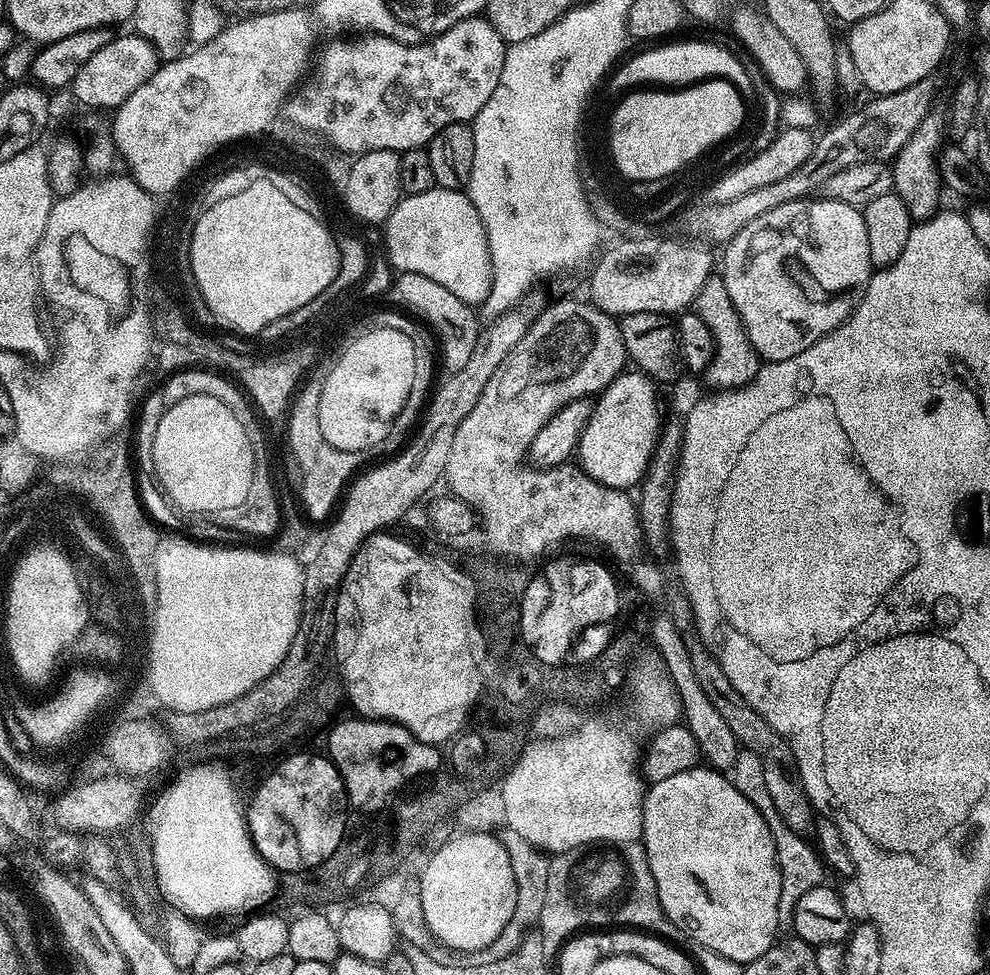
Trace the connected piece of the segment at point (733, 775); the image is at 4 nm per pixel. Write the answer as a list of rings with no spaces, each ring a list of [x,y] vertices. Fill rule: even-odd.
[[[740,750],[737,754],[736,765],[730,771],[730,779],[740,793],[758,809],[764,821],[770,826],[770,834],[774,838],[776,847],[776,861],[782,878],[782,894],[778,894],[778,918],[781,925],[791,925],[792,912],[798,906],[798,898],[802,898],[802,894],[821,887],[825,883],[826,865],[821,860],[819,851],[809,841],[808,845],[804,841],[807,839],[801,833],[790,830],[790,826],[782,822],[778,810],[774,810],[774,802],[770,800],[766,778],[762,776],[762,762],[758,762],[758,754]]]

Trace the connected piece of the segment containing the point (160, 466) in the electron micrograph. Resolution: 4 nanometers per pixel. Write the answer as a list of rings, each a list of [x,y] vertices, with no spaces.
[[[186,398],[177,404],[169,404],[164,409],[164,417],[158,422],[158,430],[154,434],[153,442],[153,473],[155,478],[160,479],[160,484],[164,487],[164,492],[181,508],[184,512],[200,514],[204,508],[222,508],[228,512],[234,506],[240,506],[240,500],[244,500],[244,492],[249,493],[250,486],[248,478],[257,479],[252,475],[252,456],[248,456],[248,440],[244,440],[244,432],[240,432],[240,424],[236,424],[236,419],[228,416],[225,408],[220,408],[217,400],[192,400]]]

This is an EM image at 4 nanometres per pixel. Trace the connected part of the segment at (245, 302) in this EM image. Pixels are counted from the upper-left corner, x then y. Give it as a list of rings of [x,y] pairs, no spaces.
[[[252,184],[248,192],[216,204],[196,228],[195,248],[189,256],[190,259],[196,256],[193,277],[206,306],[214,310],[215,319],[244,336],[252,336],[255,332],[263,333],[295,303],[307,302],[308,296],[316,296],[316,291],[331,279],[336,263],[336,246],[330,242],[330,236],[328,240],[325,228],[310,222],[308,215],[299,212],[298,204],[288,204],[288,200],[284,200],[276,188],[268,188],[268,184]]]

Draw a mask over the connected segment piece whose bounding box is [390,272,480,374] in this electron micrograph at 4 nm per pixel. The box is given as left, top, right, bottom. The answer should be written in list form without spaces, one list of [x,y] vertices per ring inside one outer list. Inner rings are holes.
[[[413,272],[399,273],[391,281],[391,294],[393,302],[396,303],[393,305],[411,314],[417,321],[423,322],[430,329],[431,335],[436,340],[440,339],[438,356],[441,361],[444,359],[444,372],[451,374],[462,370],[462,366],[469,362],[470,354],[473,354],[475,343],[478,341],[480,321],[477,309],[462,302],[462,298],[457,298],[452,291],[446,290],[446,286]]]

